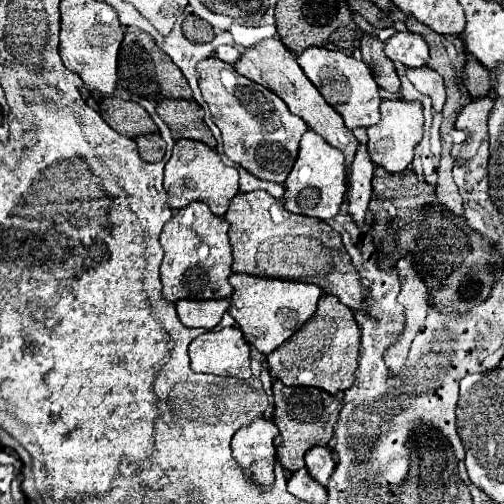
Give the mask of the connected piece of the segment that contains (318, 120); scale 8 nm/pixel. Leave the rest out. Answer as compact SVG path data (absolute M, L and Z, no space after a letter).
M269 38L269 40L261 40L259 44L255 44L251 48L245 48L241 52L241 58L233 64L233 68L241 76L245 76L245 78L249 78L249 80L253 80L253 82L257 82L257 84L273 90L289 106L289 110L293 114L301 116L307 122L307 126L313 128L317 134L321 134L327 142L331 142L331 146L337 146L345 154L347 168L351 166L353 156L355 156L357 146L359 146L357 138L353 136L353 132L349 128L343 126L343 120L339 118L339 114L323 100L323 96L319 94L319 90L299 70L299 64L297 64L295 56L285 48L285 44L281 40Z

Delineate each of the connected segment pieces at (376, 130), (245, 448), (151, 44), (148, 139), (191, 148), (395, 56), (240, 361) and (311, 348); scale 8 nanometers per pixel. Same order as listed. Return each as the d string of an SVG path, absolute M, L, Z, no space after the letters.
M383 100L379 124L367 128L367 150L375 166L385 168L389 174L403 172L413 160L413 148L423 138L423 108L419 102L405 100Z
M261 416L255 418L249 426L235 432L231 440L233 456L241 468L253 474L255 482L261 486L273 484L273 464L275 464L275 446L273 438L277 436L277 426Z
M127 26L125 28L125 38L121 42L119 50L119 86L125 88L133 96L143 96L147 100L167 100L167 98L191 98L191 88L185 82L185 76L177 66L171 62L171 58L155 44L155 40L135 28Z
M159 134L139 136L135 142L139 146L141 158L147 162L159 162L165 156L165 140Z
M177 140L173 146L173 154L165 164L165 190L169 196L169 208L179 210L191 202L205 202L209 210L217 216L227 212L231 198L239 192L239 174L235 168L229 168L221 162L219 154L203 142L197 140Z
M399 32L385 42L385 54L393 62L401 62L407 68L421 68L429 60L429 48L423 38L411 32Z
M221 328L197 336L189 346L191 368L215 376L251 376L249 344L239 328Z
M323 294L317 306L317 314L285 342L273 354L267 356L267 368L271 378L281 380L285 386L313 386L329 394L337 394L353 386L357 358L361 346L361 332L353 318L351 308L343 306L339 298Z

